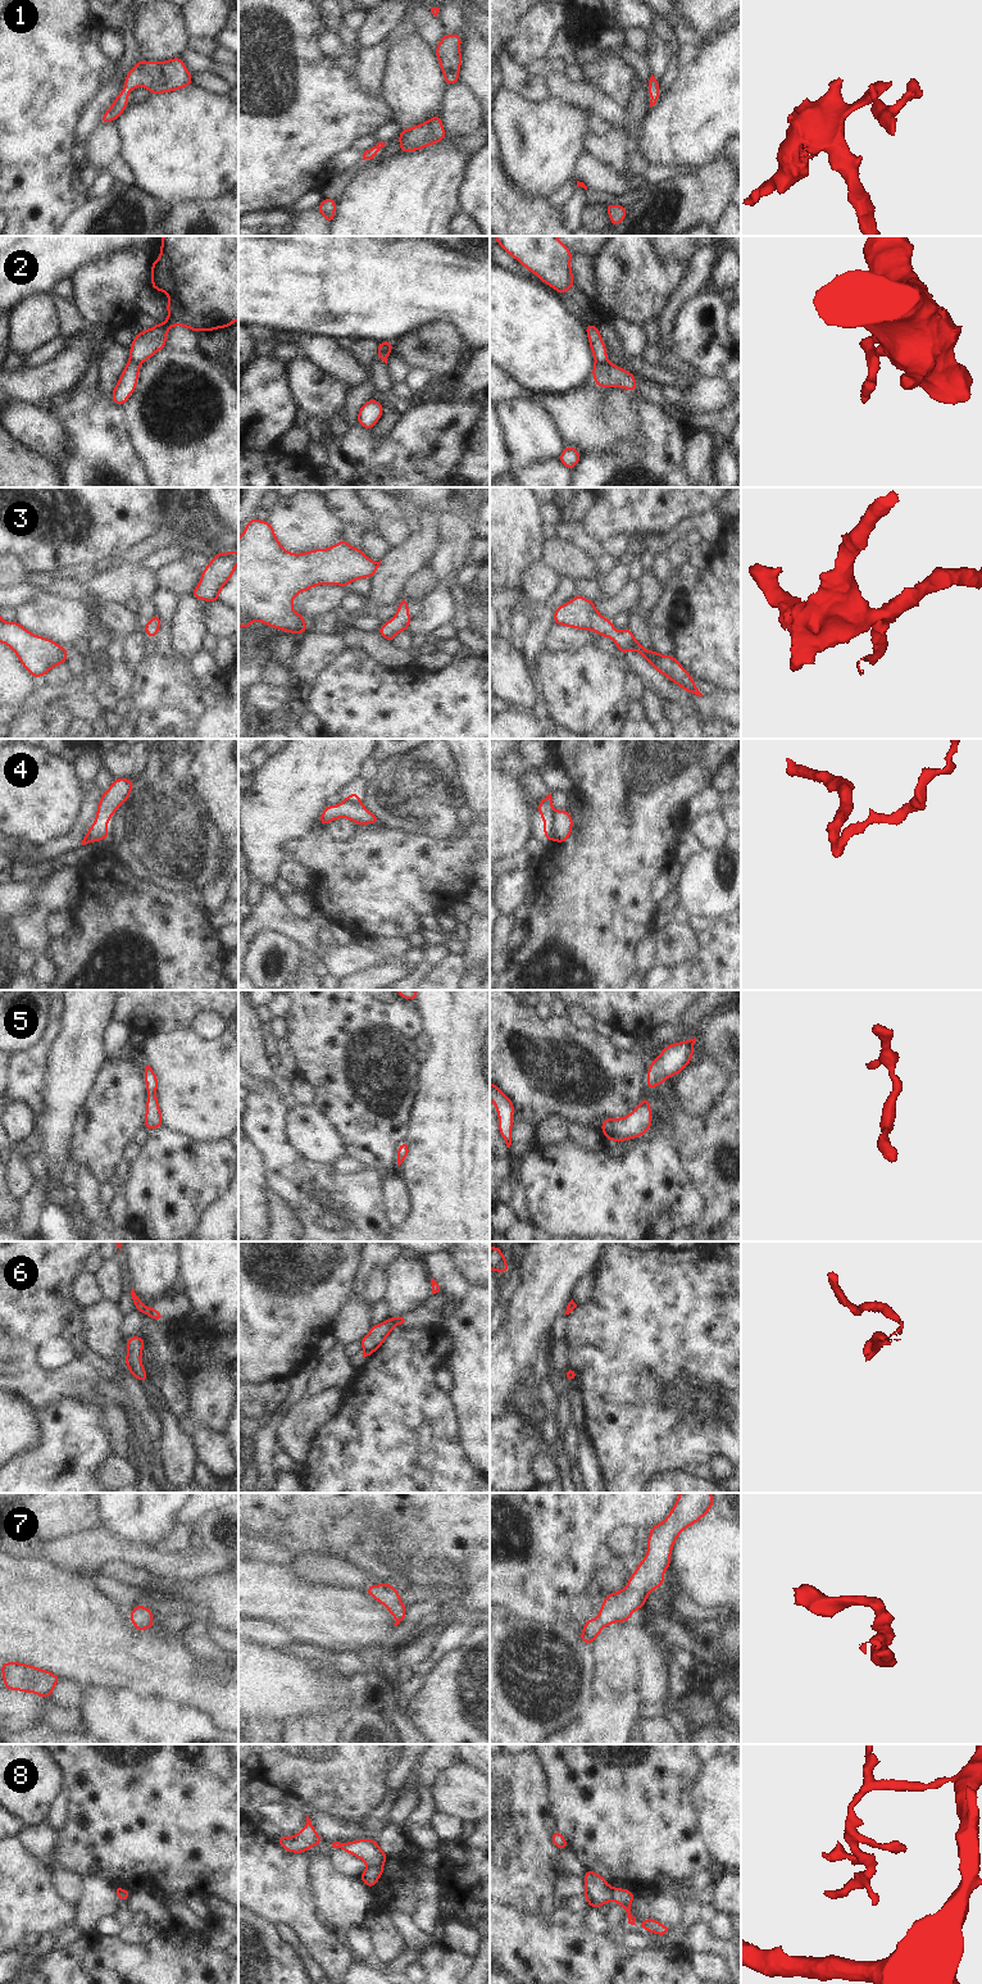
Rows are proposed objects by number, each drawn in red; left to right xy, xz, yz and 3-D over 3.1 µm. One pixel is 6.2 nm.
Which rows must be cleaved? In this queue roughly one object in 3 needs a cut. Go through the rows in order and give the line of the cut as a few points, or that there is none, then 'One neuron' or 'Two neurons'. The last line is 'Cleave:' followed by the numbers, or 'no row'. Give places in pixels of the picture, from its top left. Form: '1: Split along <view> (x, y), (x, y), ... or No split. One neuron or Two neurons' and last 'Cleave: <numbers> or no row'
1: No split. One neuron
2: Split along xy (130, 359), (140, 363). Two neurons
3: No split. One neuron
4: No split. One neuron
5: No split. One neuron
6: Split along xy (146, 1308), (144, 1312). Two neurons
7: No split. One neuron
8: Split along xz (382, 1864), (367, 1866). Two neurons
Cleave: 2, 6, 8

